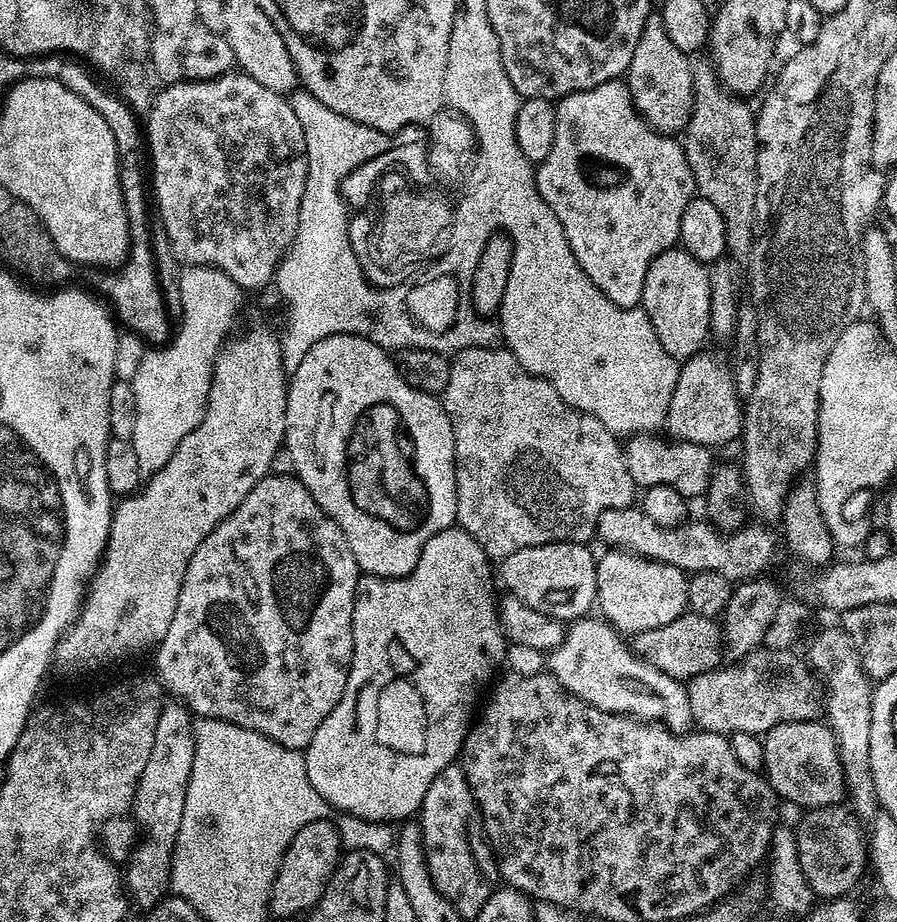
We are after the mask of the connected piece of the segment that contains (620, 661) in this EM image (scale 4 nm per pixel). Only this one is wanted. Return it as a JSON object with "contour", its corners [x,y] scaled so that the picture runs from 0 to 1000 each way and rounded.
{"contour":[[[648,670],[632,678],[628,694],[610,708],[610,728],[633,751],[667,770],[699,774],[719,783],[735,783],[751,795],[766,795],[774,785],[766,745],[710,711],[701,695],[677,672],[660,671]]]}

